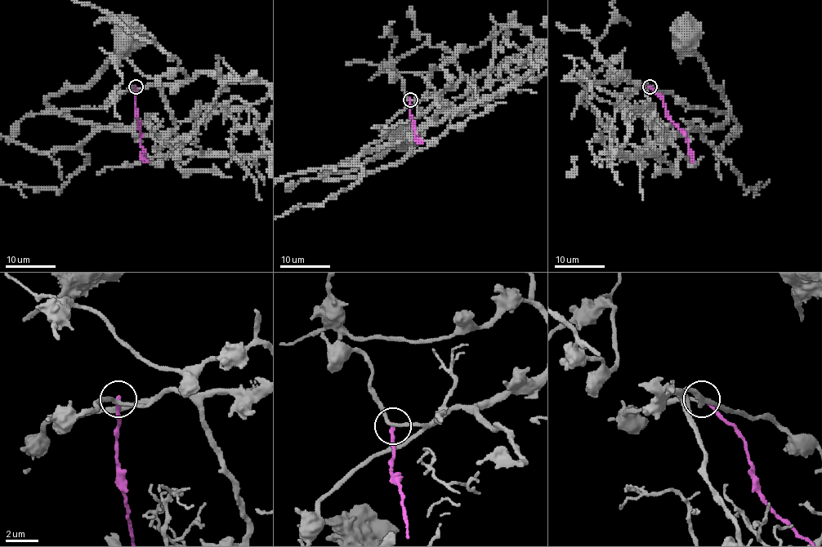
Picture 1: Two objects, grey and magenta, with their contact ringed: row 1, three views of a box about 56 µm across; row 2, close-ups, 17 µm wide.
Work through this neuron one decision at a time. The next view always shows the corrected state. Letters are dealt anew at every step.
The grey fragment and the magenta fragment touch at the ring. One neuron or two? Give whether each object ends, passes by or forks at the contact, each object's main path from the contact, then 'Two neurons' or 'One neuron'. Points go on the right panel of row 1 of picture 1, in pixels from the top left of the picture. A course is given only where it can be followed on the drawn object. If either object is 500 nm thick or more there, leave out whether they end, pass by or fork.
At the ring grey passes by. At the ring magenta ends. Course of grey: (650, 86), (661, 127), (654, 155), (695, 122), (710, 130), (726, 119), (729, 104), (686, 38). Course of magenta: (650, 86), (663, 100), (666, 116), (684, 132), (693, 161). Two neurons

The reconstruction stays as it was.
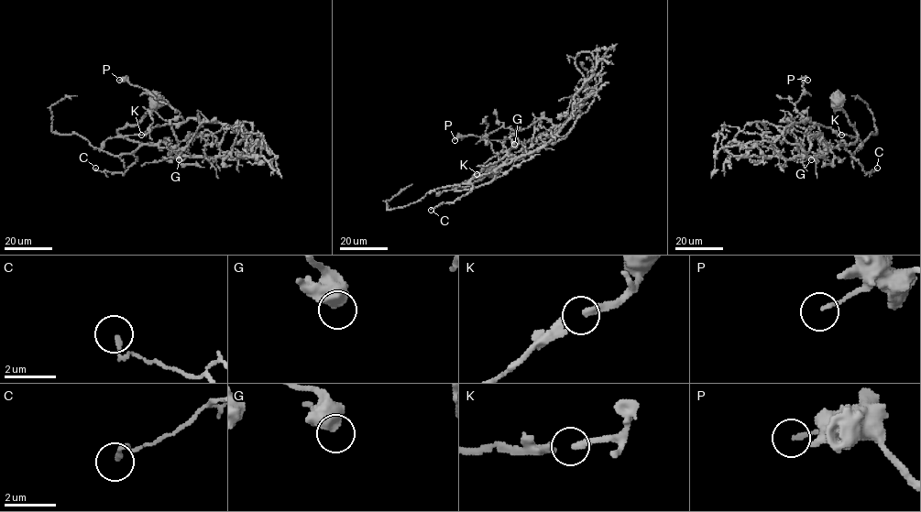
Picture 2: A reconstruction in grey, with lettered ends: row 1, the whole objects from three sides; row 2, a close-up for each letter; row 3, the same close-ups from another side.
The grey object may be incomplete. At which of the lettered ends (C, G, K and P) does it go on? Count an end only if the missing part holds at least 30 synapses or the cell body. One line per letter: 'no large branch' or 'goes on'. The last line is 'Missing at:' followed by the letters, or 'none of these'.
C: no large branch
G: no large branch
K: no large branch
P: no large branch
Missing at: none of these

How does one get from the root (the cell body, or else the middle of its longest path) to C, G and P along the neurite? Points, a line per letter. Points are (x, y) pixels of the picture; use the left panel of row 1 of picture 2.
C: (155, 102), (137, 124), (117, 132), (158, 144), (138, 146), (124, 173), (95, 168)
G: (155, 102), (137, 124), (117, 132), (180, 151), (196, 133), (200, 111), (209, 122), (174, 151), (179, 159)
P: (155, 102), (117, 132), (159, 141), (180, 152), (173, 157), (180, 113), (119, 80)

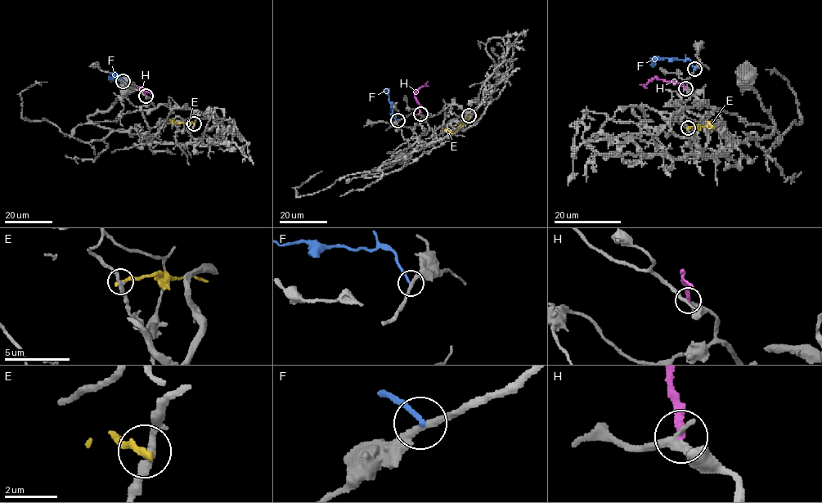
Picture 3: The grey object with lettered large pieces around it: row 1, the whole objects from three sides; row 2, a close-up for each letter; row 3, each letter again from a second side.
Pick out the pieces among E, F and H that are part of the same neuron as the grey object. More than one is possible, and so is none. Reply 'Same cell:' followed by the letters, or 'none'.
Same cell: none

